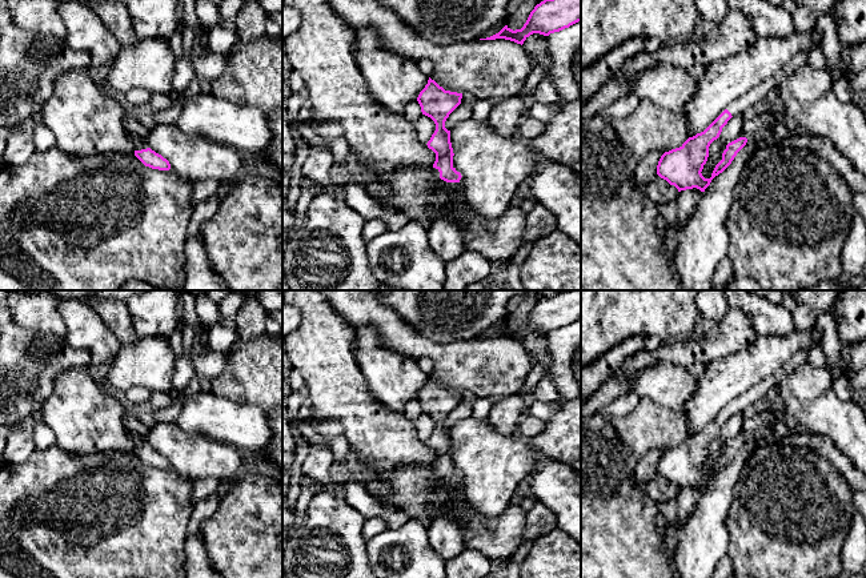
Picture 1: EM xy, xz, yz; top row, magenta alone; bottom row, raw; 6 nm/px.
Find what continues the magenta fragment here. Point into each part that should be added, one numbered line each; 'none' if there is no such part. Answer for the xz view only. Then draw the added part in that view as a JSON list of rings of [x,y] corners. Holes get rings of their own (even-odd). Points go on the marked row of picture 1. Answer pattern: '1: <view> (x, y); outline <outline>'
1: xz (450, 187); outline [[[433,168],[433,169],[434,169],[434,173],[437,176],[437,181],[440,182],[440,185],[444,186],[445,189],[448,189],[449,192],[453,192],[457,182],[446,182],[446,181],[441,180],[438,169],[436,169],[436,168]]]

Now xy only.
1: xy (140, 143); outline [[[133,136],[135,141],[136,141],[136,150],[141,150],[141,149],[147,149],[149,148],[148,143],[139,137],[139,136]]]

